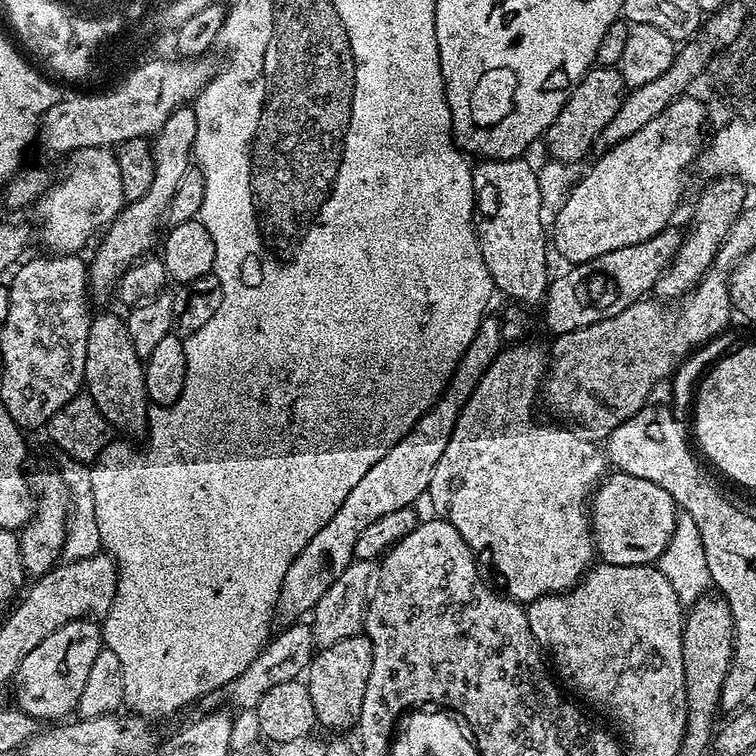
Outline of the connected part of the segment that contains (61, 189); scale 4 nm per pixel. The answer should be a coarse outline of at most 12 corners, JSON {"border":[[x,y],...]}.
{"border":[[111,147],[78,149],[34,204],[52,254],[79,253],[126,203]]}

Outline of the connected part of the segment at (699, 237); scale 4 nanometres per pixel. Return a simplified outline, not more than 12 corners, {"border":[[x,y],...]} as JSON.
{"border":[[722,176],[696,200],[692,229],[657,280],[661,301],[700,285],[746,207]]}

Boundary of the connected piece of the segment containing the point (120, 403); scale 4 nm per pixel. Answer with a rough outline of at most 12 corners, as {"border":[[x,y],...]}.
{"border":[[92,316],[86,395],[117,433],[148,426],[144,360],[125,317]]}

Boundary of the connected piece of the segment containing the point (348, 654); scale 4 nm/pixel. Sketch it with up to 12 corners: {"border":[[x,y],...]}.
{"border":[[363,634],[306,669],[321,729],[359,721],[372,647]]}

